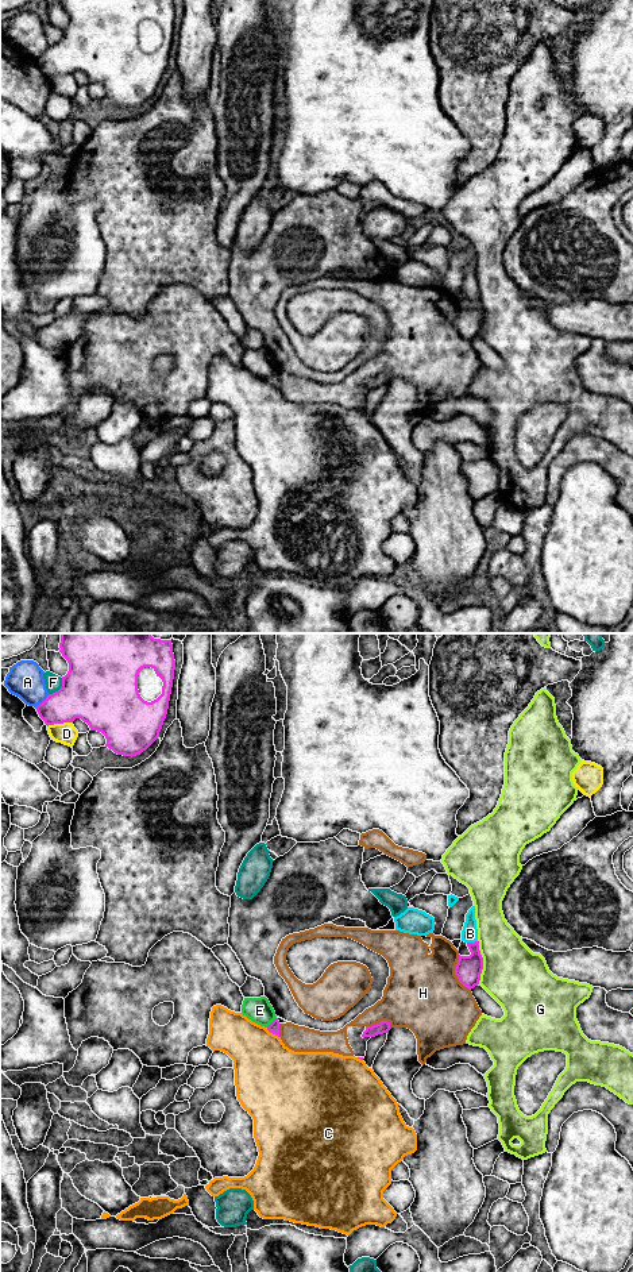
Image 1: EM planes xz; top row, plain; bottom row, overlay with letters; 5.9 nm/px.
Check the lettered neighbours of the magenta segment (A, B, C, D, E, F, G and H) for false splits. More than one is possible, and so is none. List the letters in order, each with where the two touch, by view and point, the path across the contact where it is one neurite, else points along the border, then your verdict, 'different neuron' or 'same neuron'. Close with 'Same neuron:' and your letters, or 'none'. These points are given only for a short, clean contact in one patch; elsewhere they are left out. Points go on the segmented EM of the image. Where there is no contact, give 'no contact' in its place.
A: contact xz (43, 701); different neuron
B: contact xz (471, 943); way xz (469, 968), (474, 963), (471, 943), (470, 933); same neuron
C: contact xz (273, 1033); different neuron
D: contact xz (60, 723); different neuron
E: contact xz (271, 1022); border xz (276, 1017), (266, 1026); different neuron
F: contact xz (60, 689); different neuron
G: contact xz (482, 962); different neuron
H: contact xz (455, 974); different neuron
Same neuron: B

